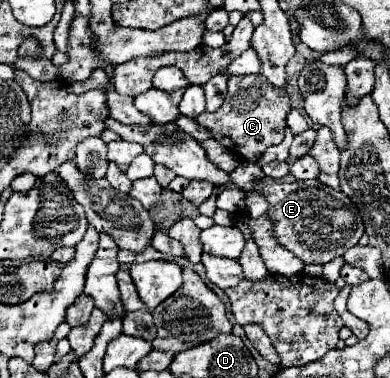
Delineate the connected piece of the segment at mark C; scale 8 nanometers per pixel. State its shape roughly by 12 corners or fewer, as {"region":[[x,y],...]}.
{"region":[[231,76],[217,112],[193,120],[253,162],[283,140],[289,96]]}

